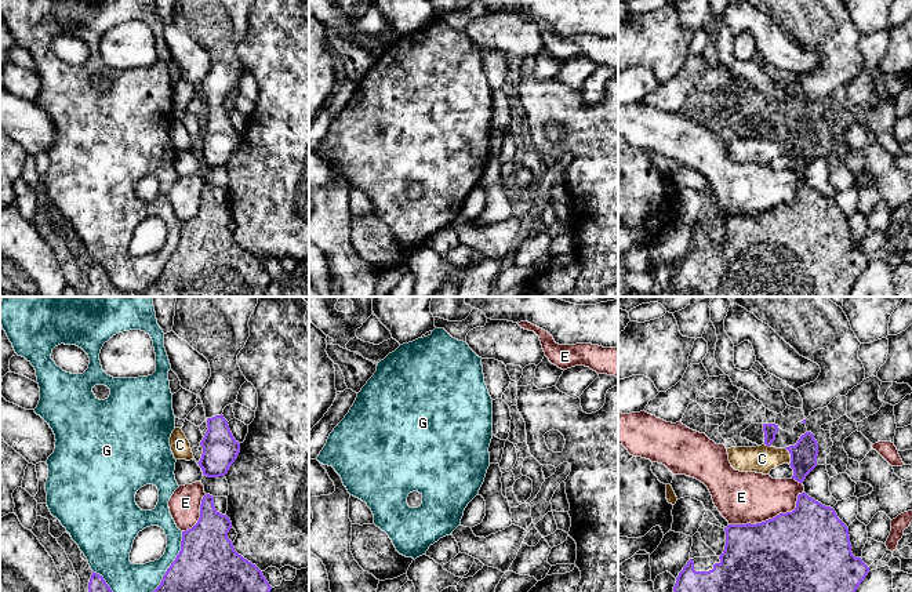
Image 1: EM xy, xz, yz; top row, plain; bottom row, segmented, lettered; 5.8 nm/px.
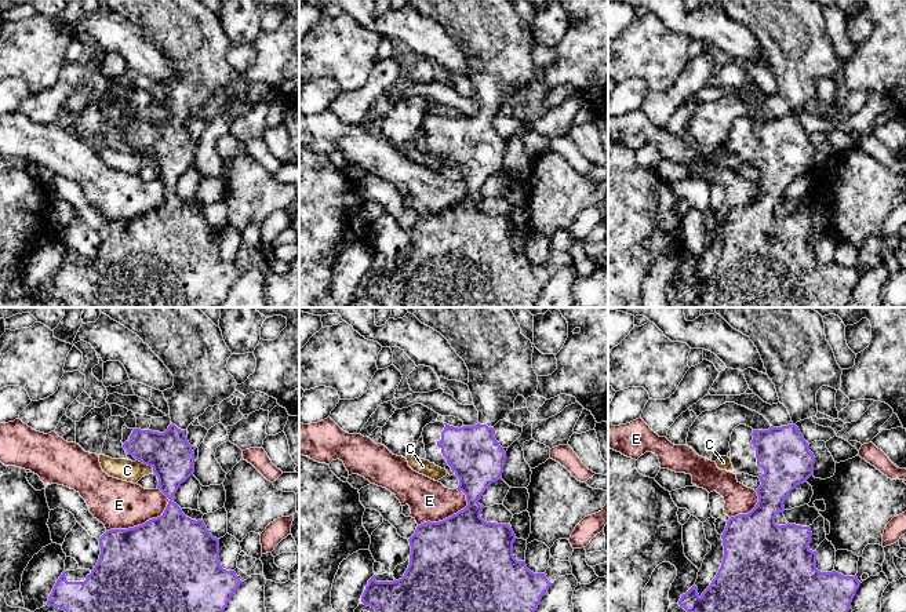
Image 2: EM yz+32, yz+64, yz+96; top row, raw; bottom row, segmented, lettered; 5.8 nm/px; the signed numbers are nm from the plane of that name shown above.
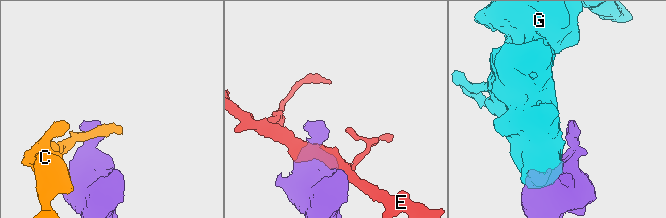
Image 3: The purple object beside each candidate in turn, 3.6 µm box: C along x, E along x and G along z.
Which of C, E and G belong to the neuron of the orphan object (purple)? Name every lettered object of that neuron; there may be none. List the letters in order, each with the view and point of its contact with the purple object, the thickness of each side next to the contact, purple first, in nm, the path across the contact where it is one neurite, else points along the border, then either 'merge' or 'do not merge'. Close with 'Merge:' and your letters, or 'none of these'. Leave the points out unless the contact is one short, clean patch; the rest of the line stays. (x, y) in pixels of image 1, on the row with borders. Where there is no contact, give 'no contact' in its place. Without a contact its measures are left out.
C: yz (791, 456) | 160/160 nm | along yz (785, 447), (789, 454), (789, 464) | do not merge
E: yz (770, 519) | 480/300 nm | do not merge
G: xy (173, 562) | 360/160 nm | do not merge
Merge: none of these

